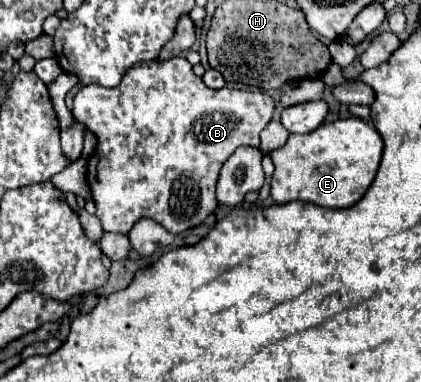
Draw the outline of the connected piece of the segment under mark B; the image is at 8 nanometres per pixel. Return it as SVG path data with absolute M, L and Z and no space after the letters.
M185 57L137 63L113 89L99 85L81 87L73 99L73 117L97 137L95 157L91 155L89 159L87 181L97 207L95 215L103 229L125 235L141 217L155 219L171 233L183 233L201 225L217 207L215 185L221 165L239 145L259 147L259 133L271 121L273 109L273 99L259 90L228 86L209 89L201 77L191 71L191 63Z

